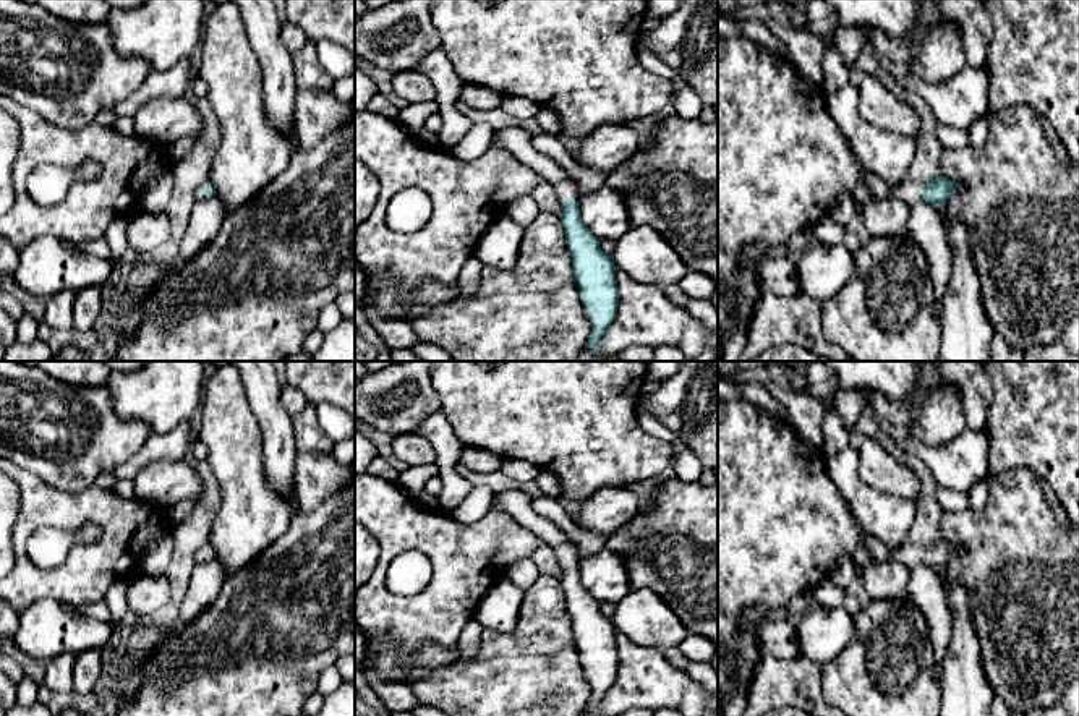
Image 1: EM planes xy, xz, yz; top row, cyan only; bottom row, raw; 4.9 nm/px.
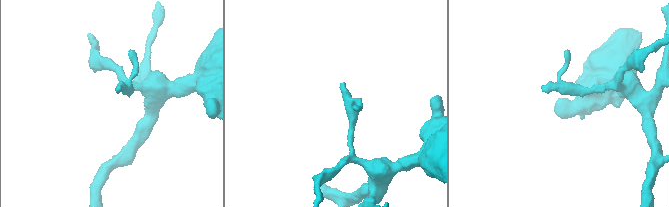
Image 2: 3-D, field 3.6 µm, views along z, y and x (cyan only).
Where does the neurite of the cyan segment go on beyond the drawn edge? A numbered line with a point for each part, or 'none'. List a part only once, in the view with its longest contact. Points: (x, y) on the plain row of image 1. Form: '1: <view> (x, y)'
1: yz (908, 554)

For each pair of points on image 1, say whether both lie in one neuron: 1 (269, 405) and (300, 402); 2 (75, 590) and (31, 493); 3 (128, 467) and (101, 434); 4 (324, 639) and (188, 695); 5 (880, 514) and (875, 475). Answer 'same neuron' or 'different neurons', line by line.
1: different neurons
2: same neuron
3: different neurons
4: same neuron
5: different neurons

